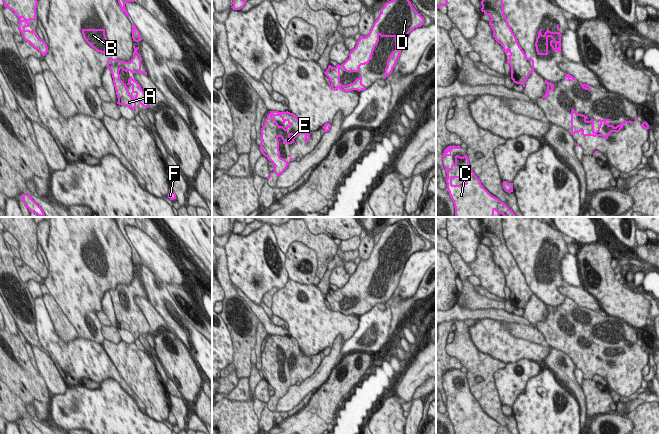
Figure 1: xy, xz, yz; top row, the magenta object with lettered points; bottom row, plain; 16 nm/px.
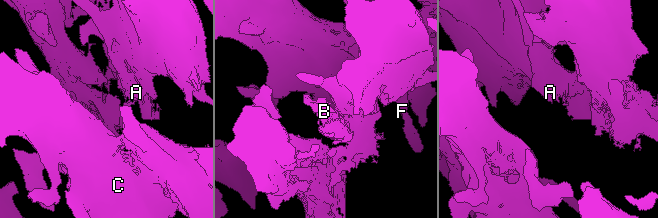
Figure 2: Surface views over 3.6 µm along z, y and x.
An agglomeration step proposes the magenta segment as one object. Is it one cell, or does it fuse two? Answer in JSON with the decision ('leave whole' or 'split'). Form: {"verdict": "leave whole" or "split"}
{"verdict": "split"}

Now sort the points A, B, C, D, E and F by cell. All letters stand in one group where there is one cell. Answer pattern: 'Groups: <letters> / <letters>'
Groups: A C D E F / B.

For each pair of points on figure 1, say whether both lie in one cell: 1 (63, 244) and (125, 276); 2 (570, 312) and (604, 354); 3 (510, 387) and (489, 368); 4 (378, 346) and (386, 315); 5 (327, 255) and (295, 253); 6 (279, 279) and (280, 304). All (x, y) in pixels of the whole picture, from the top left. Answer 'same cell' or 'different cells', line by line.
1: same cell
2: same cell
3: different cells
4: same cell
5: different cells
6: different cells

